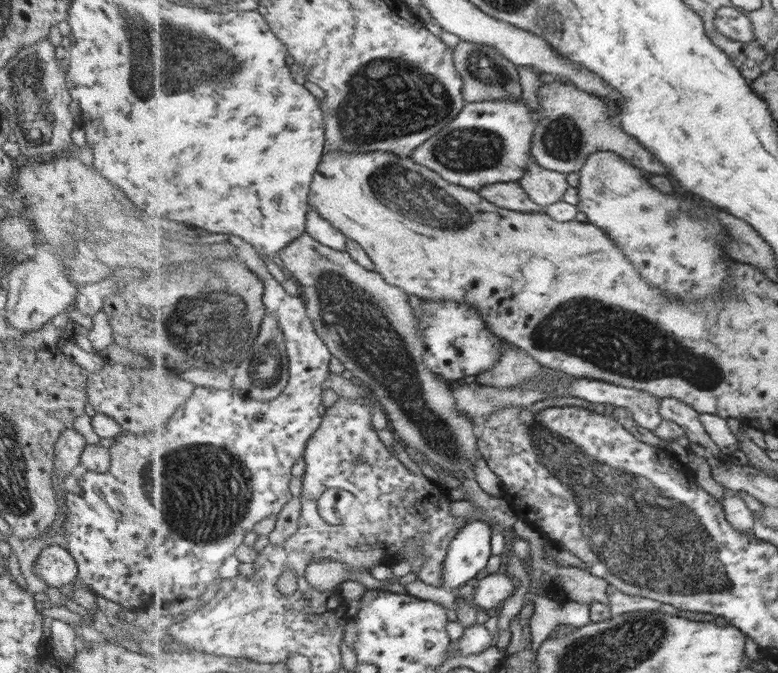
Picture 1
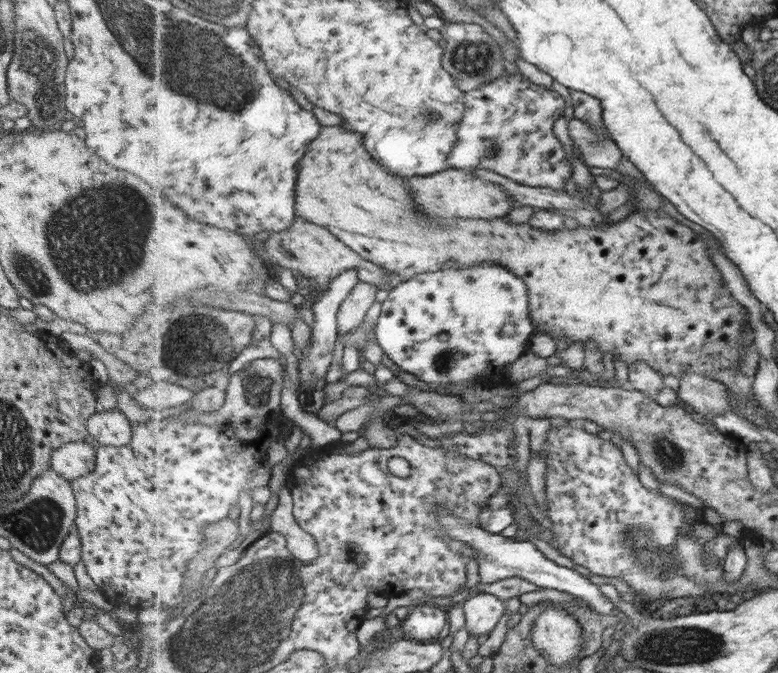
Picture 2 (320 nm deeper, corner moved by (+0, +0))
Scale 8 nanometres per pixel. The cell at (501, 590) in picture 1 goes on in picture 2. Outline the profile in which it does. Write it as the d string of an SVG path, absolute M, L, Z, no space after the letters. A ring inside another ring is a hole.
M479 592L474 597L464 600L465 627L473 635L483 636L497 628L503 618L505 601L493 594Z

